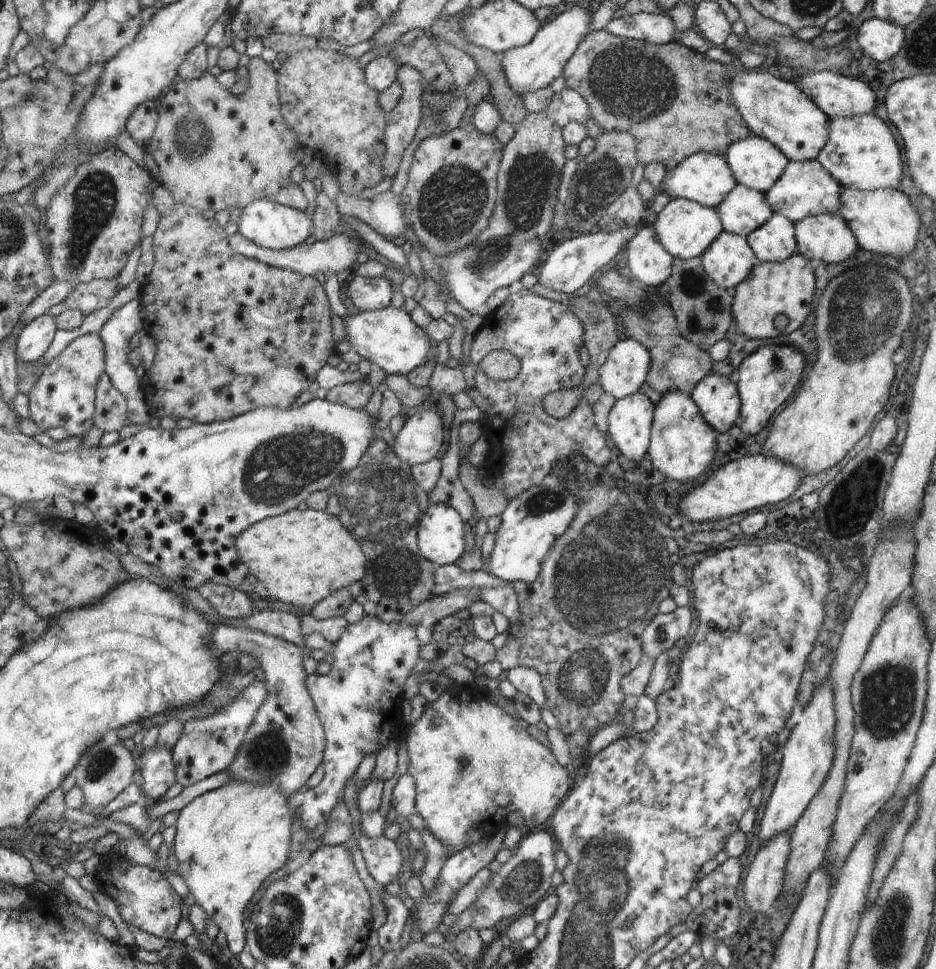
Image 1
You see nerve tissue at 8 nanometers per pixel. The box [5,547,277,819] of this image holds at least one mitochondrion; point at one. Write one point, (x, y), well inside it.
(99, 764)

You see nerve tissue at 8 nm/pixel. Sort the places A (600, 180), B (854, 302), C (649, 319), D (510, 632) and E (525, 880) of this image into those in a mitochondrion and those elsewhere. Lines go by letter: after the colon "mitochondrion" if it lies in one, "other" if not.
A: mitochondrion
B: mitochondrion
C: mitochondrion
D: other
E: mitochondrion

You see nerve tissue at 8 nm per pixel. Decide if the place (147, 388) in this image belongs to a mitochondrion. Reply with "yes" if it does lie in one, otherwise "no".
no

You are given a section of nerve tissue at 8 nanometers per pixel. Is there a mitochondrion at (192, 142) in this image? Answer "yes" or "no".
yes

